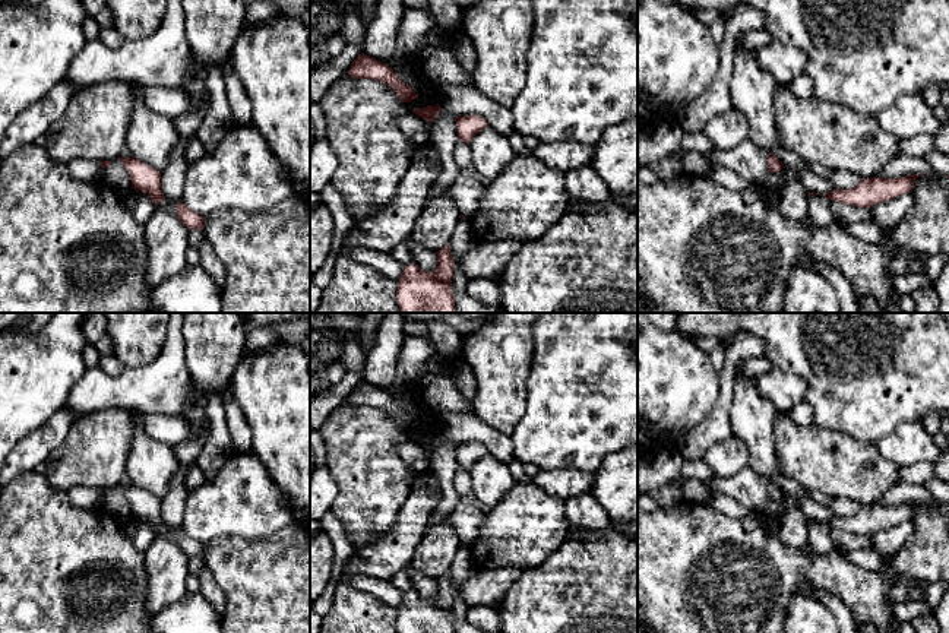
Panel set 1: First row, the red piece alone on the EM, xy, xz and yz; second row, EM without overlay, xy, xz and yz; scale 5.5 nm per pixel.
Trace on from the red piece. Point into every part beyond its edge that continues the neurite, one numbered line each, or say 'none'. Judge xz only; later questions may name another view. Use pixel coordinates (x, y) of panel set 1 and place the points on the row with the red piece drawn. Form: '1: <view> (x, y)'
none

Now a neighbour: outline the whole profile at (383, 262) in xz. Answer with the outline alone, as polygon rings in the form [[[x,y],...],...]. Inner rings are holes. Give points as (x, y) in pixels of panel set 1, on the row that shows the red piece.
[[[358,249],[351,253],[351,257],[360,263],[364,263],[393,281],[399,281],[405,266],[396,262],[389,253]]]

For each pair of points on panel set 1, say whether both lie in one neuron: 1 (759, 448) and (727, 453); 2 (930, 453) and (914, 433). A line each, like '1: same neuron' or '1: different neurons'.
1: different neurons
2: same neuron

